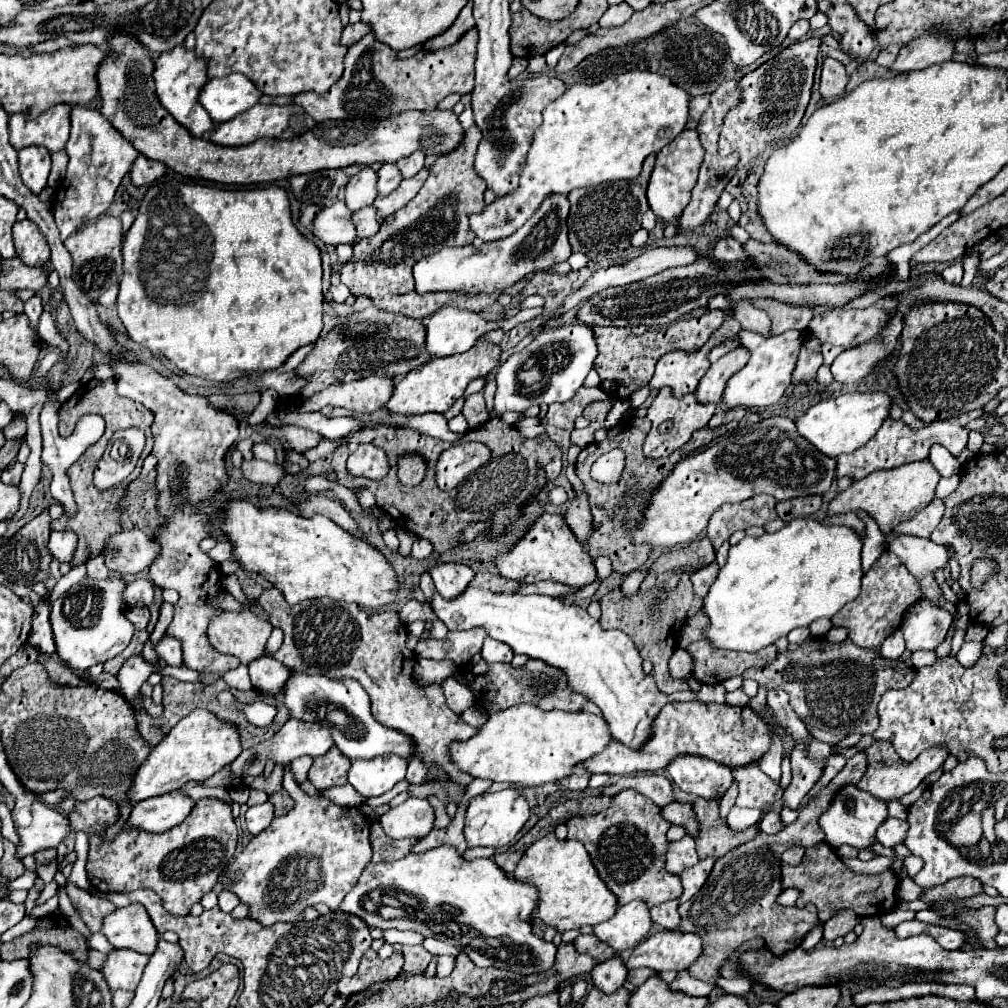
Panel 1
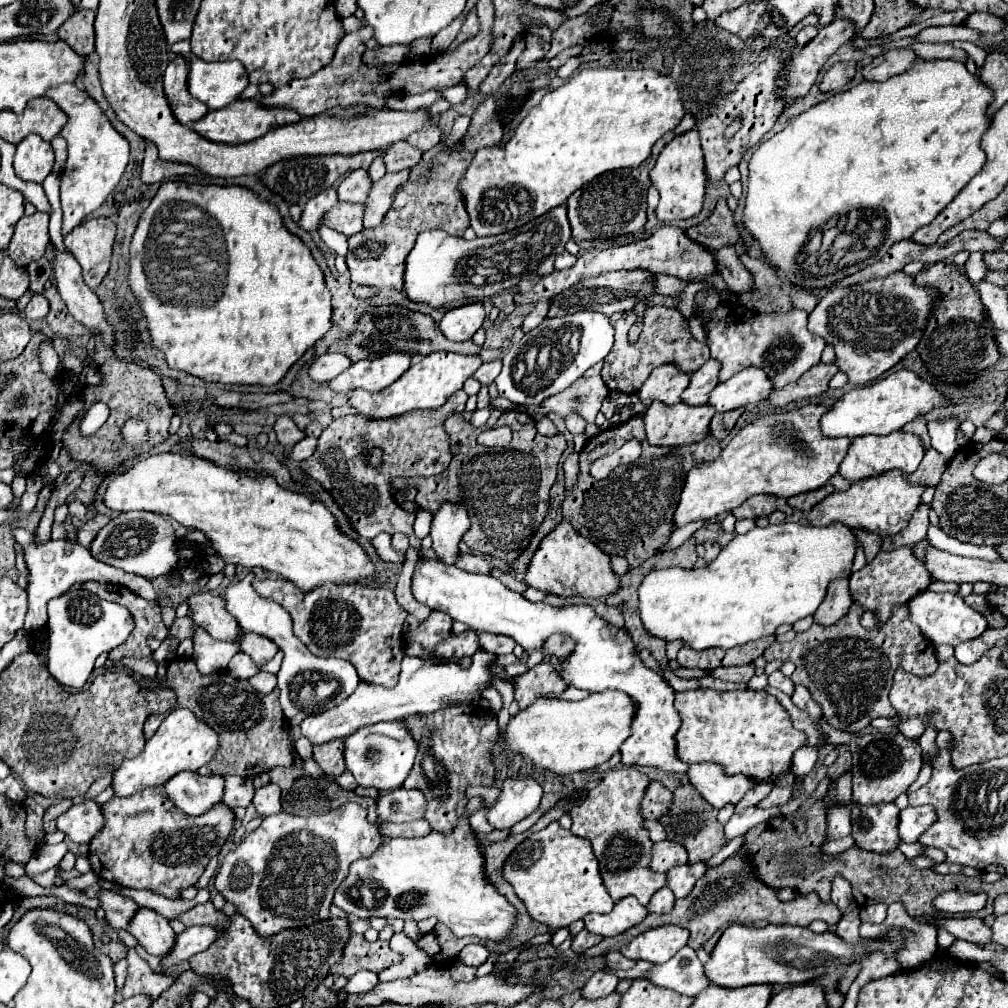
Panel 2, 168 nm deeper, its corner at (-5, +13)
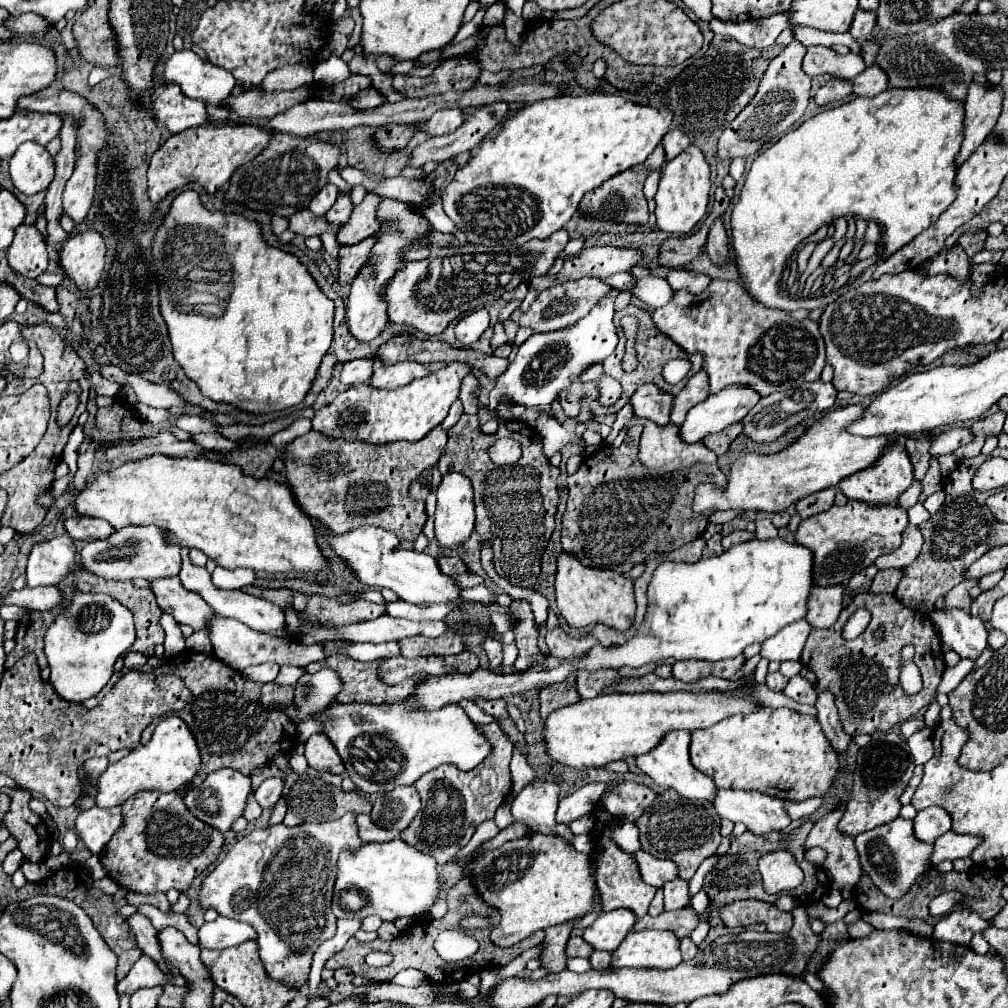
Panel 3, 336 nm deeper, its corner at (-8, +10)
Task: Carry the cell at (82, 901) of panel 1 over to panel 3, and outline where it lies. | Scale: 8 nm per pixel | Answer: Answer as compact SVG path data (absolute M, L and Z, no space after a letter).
M136 913L128 919L128 925L138 941L138 947L144 951L144 955L152 957L154 961L160 961L160 947L158 947L158 931L152 927L150 919Z

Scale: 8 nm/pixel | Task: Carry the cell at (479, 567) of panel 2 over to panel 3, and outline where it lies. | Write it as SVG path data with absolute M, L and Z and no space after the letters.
M440 555L440 557L438 557L438 567L442 567L442 571L444 571L446 575L450 575L450 577L468 571L466 565L464 565L464 561L462 561L458 555Z

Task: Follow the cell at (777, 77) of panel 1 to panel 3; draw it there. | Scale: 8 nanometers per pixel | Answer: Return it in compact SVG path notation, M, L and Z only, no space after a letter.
M858 9L856 17L854 17L854 23L850 27L850 35L856 41L866 41L868 37L874 35L874 31L876 31L876 13Z

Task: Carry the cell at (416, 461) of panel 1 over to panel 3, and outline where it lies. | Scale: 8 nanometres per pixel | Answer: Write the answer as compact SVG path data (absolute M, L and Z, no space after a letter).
M436 427L430 431L420 443L410 443L410 441L398 441L398 443L388 443L380 447L372 447L368 443L358 443L358 441L344 441L344 439L330 439L322 433L310 431L302 437L296 437L292 443L286 445L286 451L278 451L274 455L274 445L272 443L240 443L234 451L228 455L222 453L222 459L226 463L238 465L246 475L252 475L256 479L262 479L274 465L274 457L282 459L286 465L286 479L288 485L296 497L296 503L300 509L310 515L312 519L318 519L326 527L330 527L334 533L346 533L350 529L356 529L360 525L376 525L382 529L392 531L400 541L408 539L414 541L426 523L426 513L424 513L424 501L410 499L408 489L412 481L428 467L436 465L444 447L446 447L448 435L442 431L442 427Z

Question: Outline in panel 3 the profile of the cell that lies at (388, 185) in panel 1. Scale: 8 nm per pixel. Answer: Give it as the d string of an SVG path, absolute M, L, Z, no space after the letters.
M506 101L478 107L454 133L432 137L424 145L416 147L416 151L410 155L412 167L422 167L428 161L444 161L474 149L506 117L508 109L510 105Z

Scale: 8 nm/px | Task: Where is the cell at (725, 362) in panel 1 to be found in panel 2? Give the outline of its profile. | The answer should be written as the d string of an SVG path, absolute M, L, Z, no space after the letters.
M707 360L693 376L691 382L687 386L687 390L683 392L681 400L697 406L697 404L705 404L707 396L711 394L711 388L715 388L715 384L719 384L719 362L717 360Z

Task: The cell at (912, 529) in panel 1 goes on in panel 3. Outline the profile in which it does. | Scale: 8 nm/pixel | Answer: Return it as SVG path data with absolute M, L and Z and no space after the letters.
M910 525L902 533L902 545L896 551L892 551L890 555L878 557L874 565L878 569L904 569L918 557L920 547L922 547L922 533L918 527Z

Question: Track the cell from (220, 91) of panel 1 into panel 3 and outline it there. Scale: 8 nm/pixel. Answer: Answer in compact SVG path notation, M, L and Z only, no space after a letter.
M192 49L174 51L174 55L164 63L162 81L180 85L186 97L212 105L220 105L230 97L230 91L236 85L230 71L202 61Z

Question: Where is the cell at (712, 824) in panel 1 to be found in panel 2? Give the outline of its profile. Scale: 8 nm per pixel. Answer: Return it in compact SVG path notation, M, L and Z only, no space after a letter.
M683 784L673 794L675 794L675 802L669 808L669 814L665 814L659 820L667 830L667 838L685 844L685 848L689 852L689 864L709 860L711 856L715 856L727 844L723 824L717 822L717 808L711 808L711 804L707 804L699 796L699 792L695 792L693 784Z

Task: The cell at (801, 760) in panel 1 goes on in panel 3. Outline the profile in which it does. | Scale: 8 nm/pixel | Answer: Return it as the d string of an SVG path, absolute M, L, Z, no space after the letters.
M794 675L794 677L788 681L788 685L782 689L782 693L784 693L786 697L798 701L798 703L814 705L814 701L816 701L816 693L814 693L812 683L810 683L806 677L802 677L802 675Z

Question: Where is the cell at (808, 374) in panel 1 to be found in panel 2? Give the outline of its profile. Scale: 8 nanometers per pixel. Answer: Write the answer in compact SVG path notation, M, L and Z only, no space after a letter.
M731 302L719 304L715 312L703 312L707 328L707 344L711 358L721 362L721 382L747 366L759 366L775 382L775 388L785 388L819 364L825 340L807 330L807 312L793 310L787 314L755 314Z

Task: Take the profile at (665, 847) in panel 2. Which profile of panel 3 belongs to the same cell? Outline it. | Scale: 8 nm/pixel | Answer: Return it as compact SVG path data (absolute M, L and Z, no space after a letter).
M636 851L634 861L638 863L638 871L640 871L644 883L648 883L652 887L662 889L664 883L678 877L676 865L672 861L668 861L668 859L656 859L656 857L650 857L644 851Z

